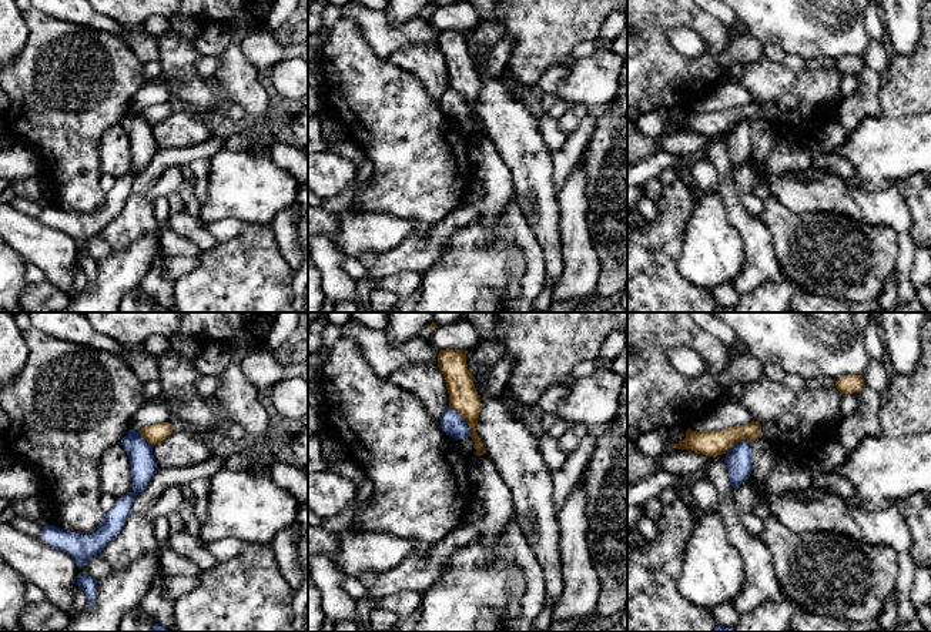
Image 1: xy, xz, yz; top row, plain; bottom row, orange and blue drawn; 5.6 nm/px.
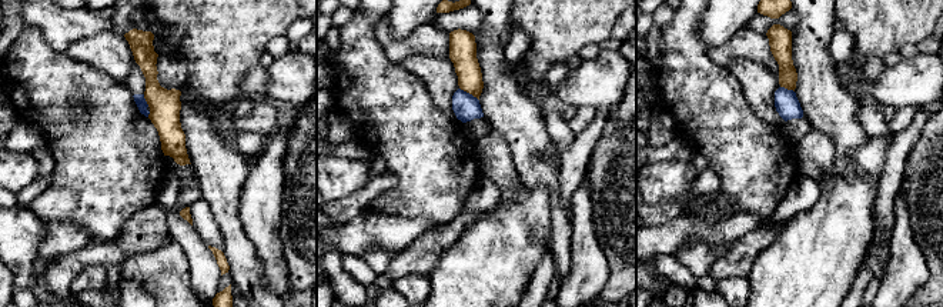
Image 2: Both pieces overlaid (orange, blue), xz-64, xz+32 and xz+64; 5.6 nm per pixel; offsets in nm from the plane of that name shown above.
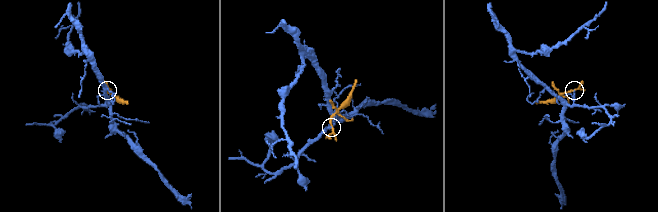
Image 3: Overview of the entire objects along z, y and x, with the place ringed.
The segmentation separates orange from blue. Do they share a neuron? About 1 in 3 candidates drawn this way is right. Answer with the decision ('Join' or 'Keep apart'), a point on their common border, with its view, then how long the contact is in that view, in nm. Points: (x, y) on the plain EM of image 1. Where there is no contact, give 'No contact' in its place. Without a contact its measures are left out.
Keep apart. Touches orange at xz (465, 100). Shared border 200 nm

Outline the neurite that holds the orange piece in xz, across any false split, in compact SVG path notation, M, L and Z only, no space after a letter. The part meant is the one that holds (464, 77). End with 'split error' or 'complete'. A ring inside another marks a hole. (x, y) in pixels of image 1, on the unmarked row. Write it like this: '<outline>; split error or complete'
M441 30L438 47L442 51L449 74L449 87L456 90L470 108L469 117L476 126L475 136L486 134L483 124L476 113L482 83L468 50L466 33L459 30Z; complete

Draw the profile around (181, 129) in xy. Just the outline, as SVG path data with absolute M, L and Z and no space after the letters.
M191 110L173 111L153 127L155 143L164 150L195 146L208 140L211 134L211 128L201 120L201 116Z

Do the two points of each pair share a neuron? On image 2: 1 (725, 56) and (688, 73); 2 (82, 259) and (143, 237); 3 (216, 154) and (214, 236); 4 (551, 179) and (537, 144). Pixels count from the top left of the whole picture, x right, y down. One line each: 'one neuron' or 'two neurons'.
1: two neurons
2: one neuron
3: two neurons
4: one neuron

